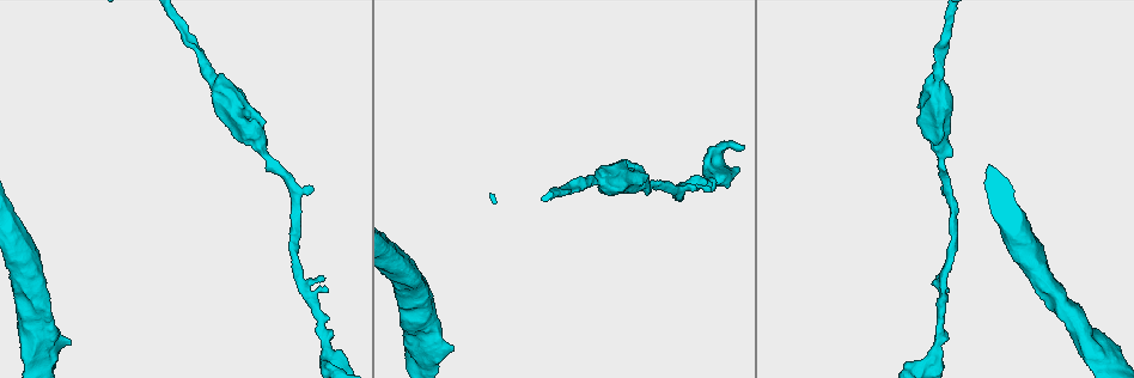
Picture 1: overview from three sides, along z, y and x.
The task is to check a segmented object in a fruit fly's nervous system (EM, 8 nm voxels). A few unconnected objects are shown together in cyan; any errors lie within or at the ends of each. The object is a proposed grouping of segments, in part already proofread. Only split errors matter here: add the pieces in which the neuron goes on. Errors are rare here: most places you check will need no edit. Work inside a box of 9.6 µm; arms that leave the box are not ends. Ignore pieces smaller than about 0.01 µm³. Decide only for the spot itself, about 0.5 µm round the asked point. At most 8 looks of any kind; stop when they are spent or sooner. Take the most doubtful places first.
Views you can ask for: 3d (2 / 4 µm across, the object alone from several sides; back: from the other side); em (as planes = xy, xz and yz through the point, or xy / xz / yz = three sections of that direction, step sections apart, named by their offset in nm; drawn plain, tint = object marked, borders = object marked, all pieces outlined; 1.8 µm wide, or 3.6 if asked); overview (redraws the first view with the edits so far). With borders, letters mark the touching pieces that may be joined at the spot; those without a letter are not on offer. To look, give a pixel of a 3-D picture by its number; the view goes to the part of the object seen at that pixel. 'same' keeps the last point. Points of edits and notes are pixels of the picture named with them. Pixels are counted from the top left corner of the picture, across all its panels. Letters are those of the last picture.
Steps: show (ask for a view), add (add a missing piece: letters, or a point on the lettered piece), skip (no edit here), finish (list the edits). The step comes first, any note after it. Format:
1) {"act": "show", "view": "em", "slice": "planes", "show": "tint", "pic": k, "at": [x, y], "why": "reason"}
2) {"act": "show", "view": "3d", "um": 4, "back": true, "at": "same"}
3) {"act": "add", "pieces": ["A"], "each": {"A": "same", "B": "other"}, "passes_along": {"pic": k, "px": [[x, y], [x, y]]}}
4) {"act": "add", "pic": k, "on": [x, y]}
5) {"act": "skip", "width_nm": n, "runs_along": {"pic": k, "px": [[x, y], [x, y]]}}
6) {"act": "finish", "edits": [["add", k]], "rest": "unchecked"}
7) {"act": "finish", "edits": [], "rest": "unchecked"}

{"act": "show", "view": "3d", "um": 2, "back": true, "pic": 1, "at": [695, 188], "why": "branch stops here"}

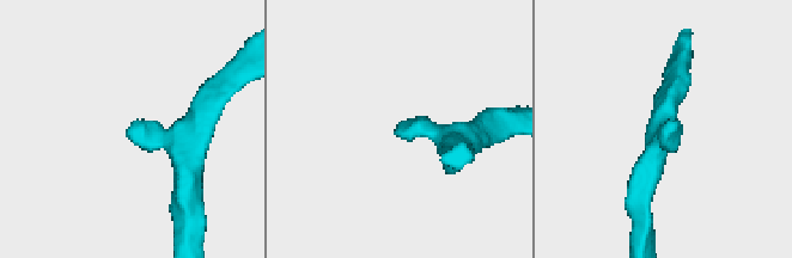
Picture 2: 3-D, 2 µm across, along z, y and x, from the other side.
{"act": "show", "view": "em", "slice": "planes", "show": "borders", "pic": 2, "at": [130, 124], "arm_widths_nm": [200, 200]}

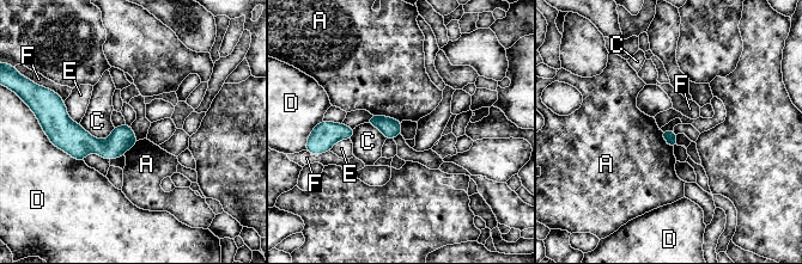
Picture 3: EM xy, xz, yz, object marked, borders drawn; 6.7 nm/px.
{"act": "skip", "each": {"A": "other", "C": "other", "D": "other", "E": "other", "F": "other"}, "border": {"pic": 3, "px": [[372, 114], [389, 116], [401, 122]]}, "found": "none of them fits"}

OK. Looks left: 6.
{"act": "show", "view": "em", "slice": "yz", "step": 8, "show": "tint", "pic": 1, "at": [451, 350], "why": "stops while still wide"}

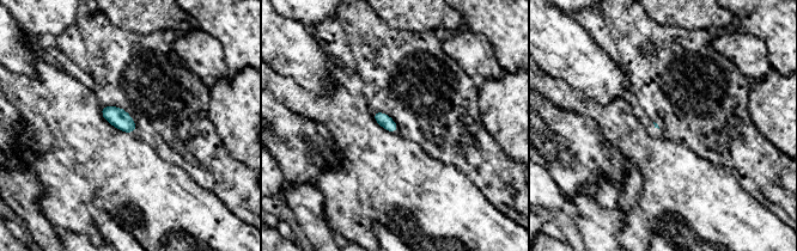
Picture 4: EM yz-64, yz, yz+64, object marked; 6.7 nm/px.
{"act": "show", "view": "em", "slice": "planes", "show": "borders", "at": "same", "why": "cut it another way"}

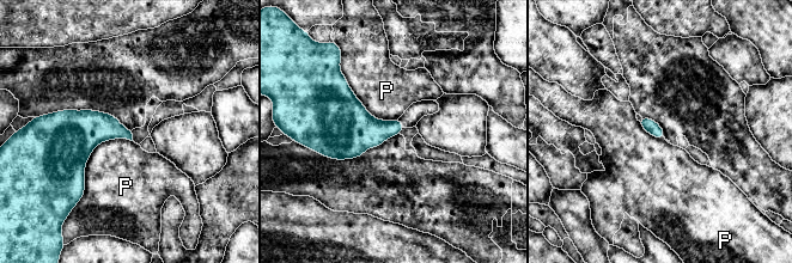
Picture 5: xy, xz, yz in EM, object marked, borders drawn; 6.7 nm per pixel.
{"act": "skip", "longest_contact_nm": ["P", 550], "each": {"P": "other"}, "found": "no lettered piece goes on from it"}

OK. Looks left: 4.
{"act": "show", "view": "em", "um": 3.6, "slice": "planes", "show": "borders", "pic": 1, "at": [621, 168], "why": "calibre changes"}

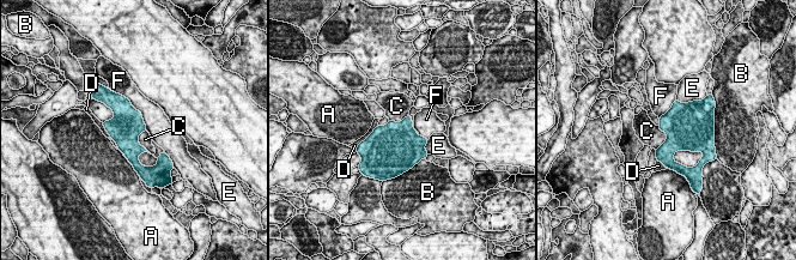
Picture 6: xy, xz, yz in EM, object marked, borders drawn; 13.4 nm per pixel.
{"act": "skip", "width_nm": 440, "each": {"A": "other", "B": "other", "C": "other", "D": "other", "E": "other", "F": "other"}, "found": "none of them fits"}

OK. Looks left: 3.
{"act": "finish", "edits": [], "rest": "unchecked"}

